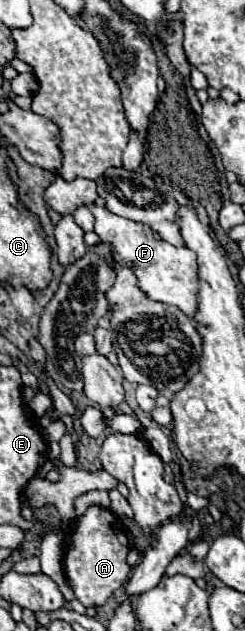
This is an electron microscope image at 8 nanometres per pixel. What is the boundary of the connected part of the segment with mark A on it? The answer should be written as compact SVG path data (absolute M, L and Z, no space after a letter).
M101 490L87 492L75 500L75 514L79 520L71 534L71 544L63 558L63 566L65 566L69 586L75 592L75 598L85 608L105 604L115 594L115 590L119 590L125 584L131 572L127 564L129 540L117 516L111 510L107 510L109 504L111 502L107 492Z

